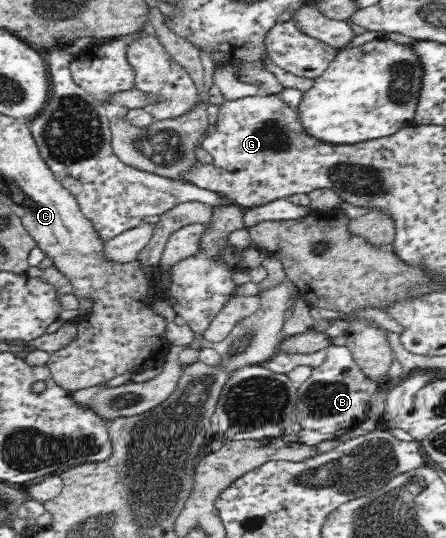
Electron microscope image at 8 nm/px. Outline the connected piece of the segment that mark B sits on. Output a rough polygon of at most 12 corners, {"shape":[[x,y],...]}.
{"shape":[[346,345],[298,385],[298,443],[315,446],[366,422],[379,384]]}

